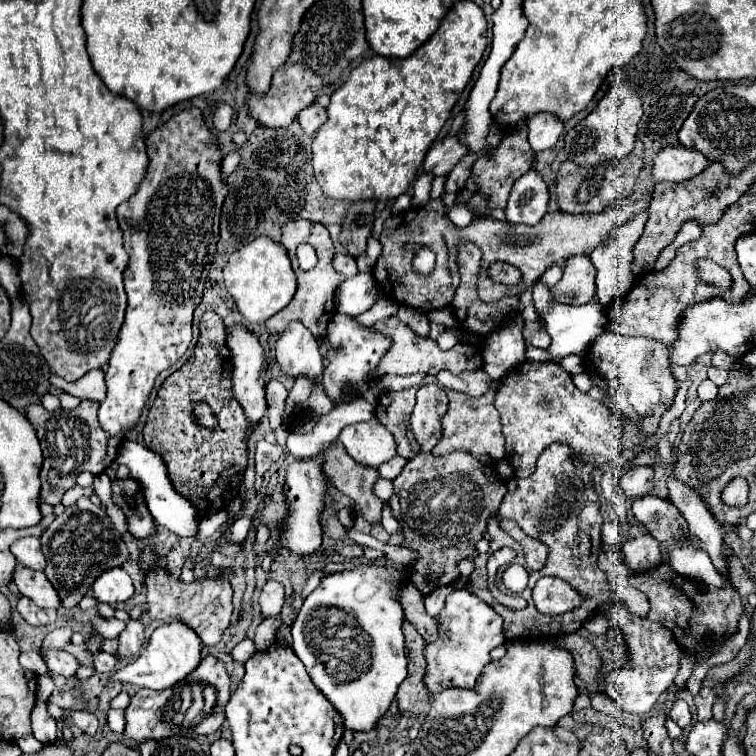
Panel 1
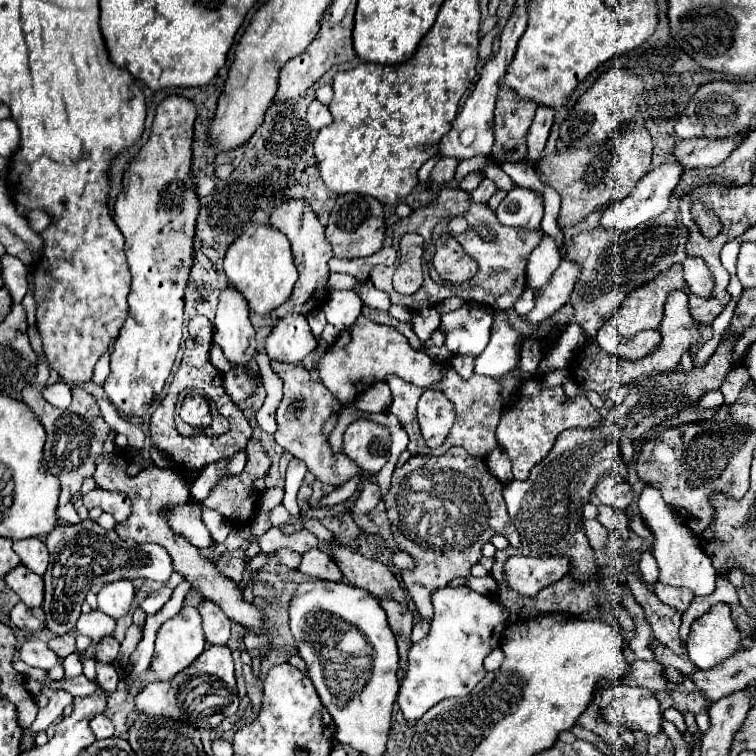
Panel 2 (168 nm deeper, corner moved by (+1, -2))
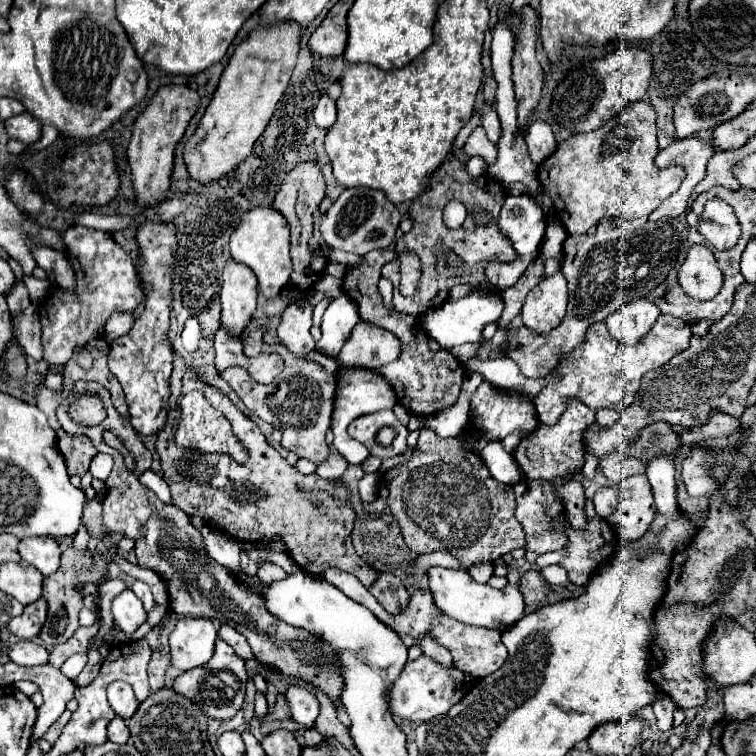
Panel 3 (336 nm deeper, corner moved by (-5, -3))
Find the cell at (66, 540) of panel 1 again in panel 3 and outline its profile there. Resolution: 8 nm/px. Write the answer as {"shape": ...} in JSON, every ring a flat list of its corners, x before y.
{"shape":[[66,546,62,550,62,566,44,578,44,594,42,598,48,602,48,620,44,628,40,630,40,638,44,640,46,646,56,646,66,642,76,630,78,630,78,612,84,606,84,594,82,586,84,584,100,584,102,578,108,574,108,558,98,550,98,548,86,548,86,550,76,550,72,546]]}

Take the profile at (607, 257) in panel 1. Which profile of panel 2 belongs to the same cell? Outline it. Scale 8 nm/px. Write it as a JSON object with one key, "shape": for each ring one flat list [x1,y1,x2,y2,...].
{"shape":[[666,161,658,167,652,167,642,179,640,183,634,187,634,191,624,199,620,201,618,205,612,205,600,219,600,223,606,227,606,229,612,229,612,231,628,231,628,229,634,229,638,227,638,223,644,223,648,219,654,219,658,217,660,213,664,213,668,207,670,207,670,195,674,193,678,181,680,181,680,175,684,173,684,167,680,167,680,163,674,163,674,161]]}

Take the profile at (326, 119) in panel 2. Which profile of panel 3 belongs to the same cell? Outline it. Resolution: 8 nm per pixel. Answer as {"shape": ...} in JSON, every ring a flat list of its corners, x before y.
{"shape":[[326,94,318,100,316,110,314,110,314,120,320,128,328,130,336,122,336,102,330,100]]}

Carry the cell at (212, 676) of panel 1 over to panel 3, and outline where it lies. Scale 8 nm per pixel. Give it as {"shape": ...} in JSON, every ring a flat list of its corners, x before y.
{"shape":[[218,640,216,648,214,648,214,656,210,658,208,664,204,664,202,668,194,668,190,672,180,674,174,684,172,690,184,698,188,698,190,702,194,702,208,718,214,720,230,720,236,716,236,712,242,708,242,700,244,700,244,692,246,692,246,668,244,668,244,660,222,640]]}

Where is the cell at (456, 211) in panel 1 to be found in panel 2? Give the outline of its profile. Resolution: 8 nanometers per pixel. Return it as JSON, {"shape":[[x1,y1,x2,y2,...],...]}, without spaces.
{"shape":[[484,177,482,183,478,185,478,189,472,191,472,201,476,201,476,203,486,203,486,201,494,195,494,191,496,191,494,181,488,179,488,177]]}

